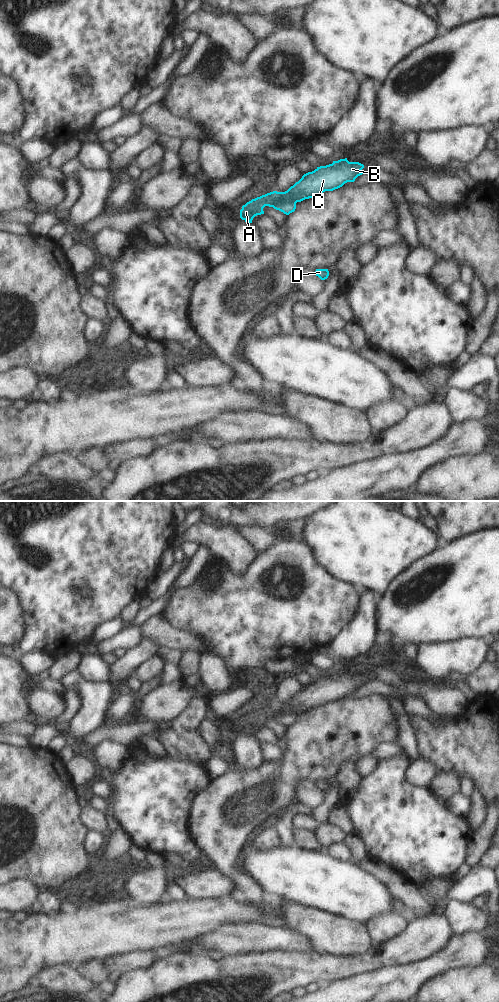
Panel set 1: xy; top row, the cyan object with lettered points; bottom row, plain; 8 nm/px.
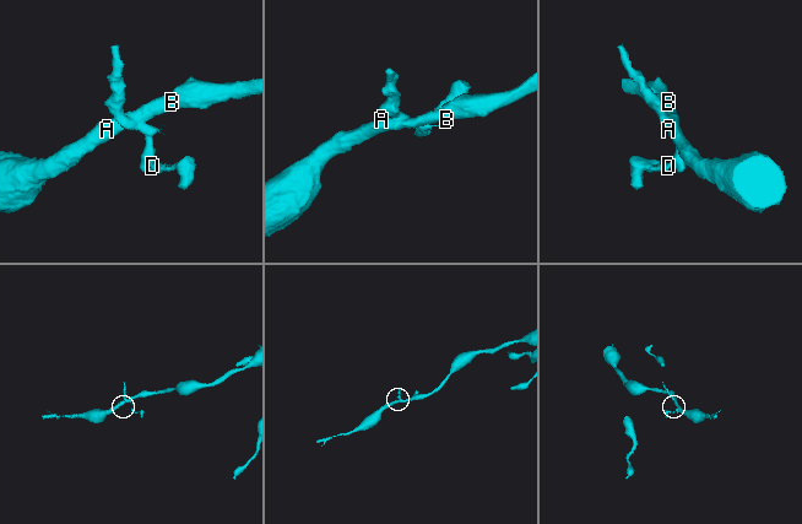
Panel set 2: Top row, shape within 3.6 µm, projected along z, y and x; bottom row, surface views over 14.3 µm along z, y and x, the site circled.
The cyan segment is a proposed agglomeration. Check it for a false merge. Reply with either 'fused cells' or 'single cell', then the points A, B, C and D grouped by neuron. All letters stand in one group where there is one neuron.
fused cells | A B C / D

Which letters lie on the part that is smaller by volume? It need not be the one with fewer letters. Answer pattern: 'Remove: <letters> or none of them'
Remove: D

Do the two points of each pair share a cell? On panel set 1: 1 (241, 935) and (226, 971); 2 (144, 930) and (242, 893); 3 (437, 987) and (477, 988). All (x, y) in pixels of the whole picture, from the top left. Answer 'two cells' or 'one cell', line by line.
1: two cells
2: two cells
3: one cell

